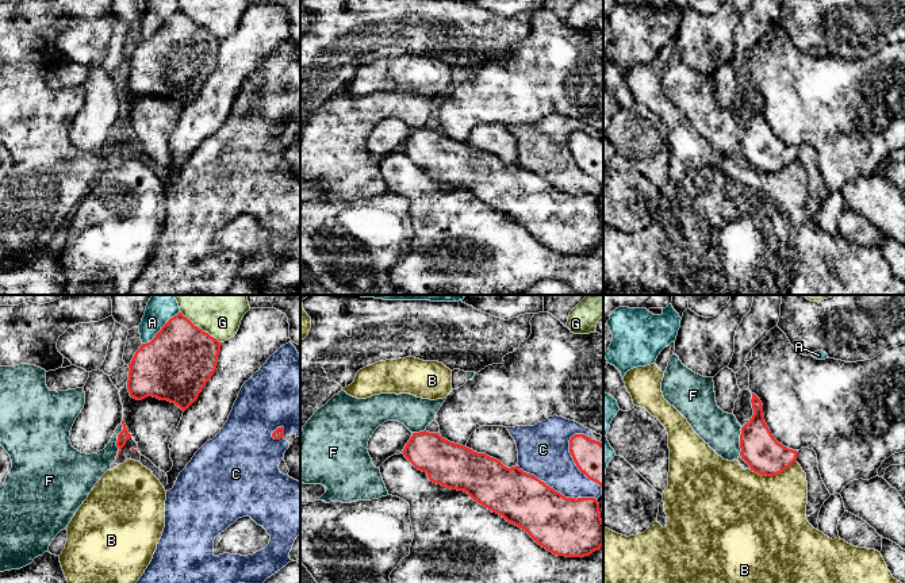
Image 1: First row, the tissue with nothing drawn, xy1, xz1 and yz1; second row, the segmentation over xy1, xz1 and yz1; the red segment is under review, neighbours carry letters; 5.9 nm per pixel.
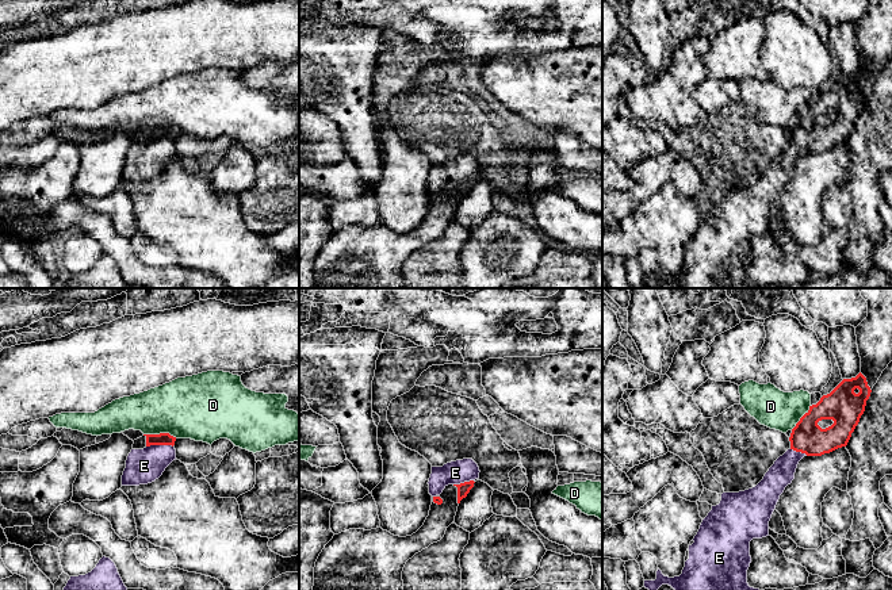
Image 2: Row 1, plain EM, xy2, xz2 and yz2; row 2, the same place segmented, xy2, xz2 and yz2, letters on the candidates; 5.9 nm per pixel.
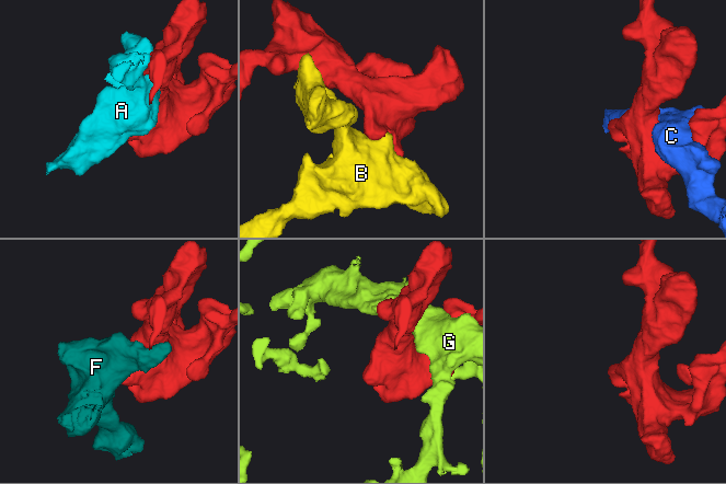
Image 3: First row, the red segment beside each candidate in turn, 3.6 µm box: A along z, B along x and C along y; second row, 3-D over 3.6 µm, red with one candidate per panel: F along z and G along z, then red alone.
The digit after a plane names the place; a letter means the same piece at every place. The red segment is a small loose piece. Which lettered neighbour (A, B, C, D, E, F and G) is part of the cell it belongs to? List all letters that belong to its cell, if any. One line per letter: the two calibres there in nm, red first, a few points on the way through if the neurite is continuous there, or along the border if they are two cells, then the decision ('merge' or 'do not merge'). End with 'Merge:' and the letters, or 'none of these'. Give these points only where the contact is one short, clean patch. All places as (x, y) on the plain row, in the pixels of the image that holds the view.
A: 420 nm thick on the red side, 140 nm on the other; do not merge
B: 220 nm thick on the red side, 480 nm on the other; do not merge
C: 360 nm thick on the red side, 300 nm on the other; do not merge
D: 80 nm thick on the red side, 360 nm on the other; border along xy2 (144, 130), (169, 130), (176, 134); do not merge
E: 80 nm thick on the red side, 200 nm on the other; runs through xy2 (163, 135), (159, 141), (159, 148), (144, 163); merge
F: 70 nm thick on the red side, 190 nm on the other; border along xy1 (122, 121), (117, 138), (118, 152), (115, 154); do not merge
G: 420 nm thick on the red side, 220 nm on the other; do not merge
Merge: E

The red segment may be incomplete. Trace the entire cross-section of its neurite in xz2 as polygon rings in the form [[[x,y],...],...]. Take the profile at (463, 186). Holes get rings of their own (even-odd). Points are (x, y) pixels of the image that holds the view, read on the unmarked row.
[[[463,156],[444,161],[443,164],[432,164],[429,175],[429,191],[440,192],[448,181],[458,184],[458,200],[467,194],[474,184],[474,177],[479,175],[479,164],[472,156]]]

